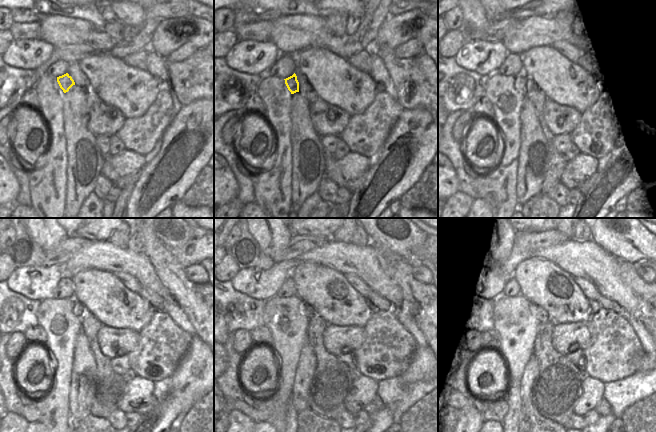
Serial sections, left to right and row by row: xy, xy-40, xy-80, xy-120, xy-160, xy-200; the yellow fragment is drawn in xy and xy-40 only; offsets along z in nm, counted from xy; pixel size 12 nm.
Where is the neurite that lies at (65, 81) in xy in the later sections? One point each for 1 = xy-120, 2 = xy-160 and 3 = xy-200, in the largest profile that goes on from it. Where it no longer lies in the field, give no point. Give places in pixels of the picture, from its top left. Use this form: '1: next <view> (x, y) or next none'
1: next xy-120 (77, 307)
2: next xy-160 (305, 309)
3: next xy-200 (542, 315)

